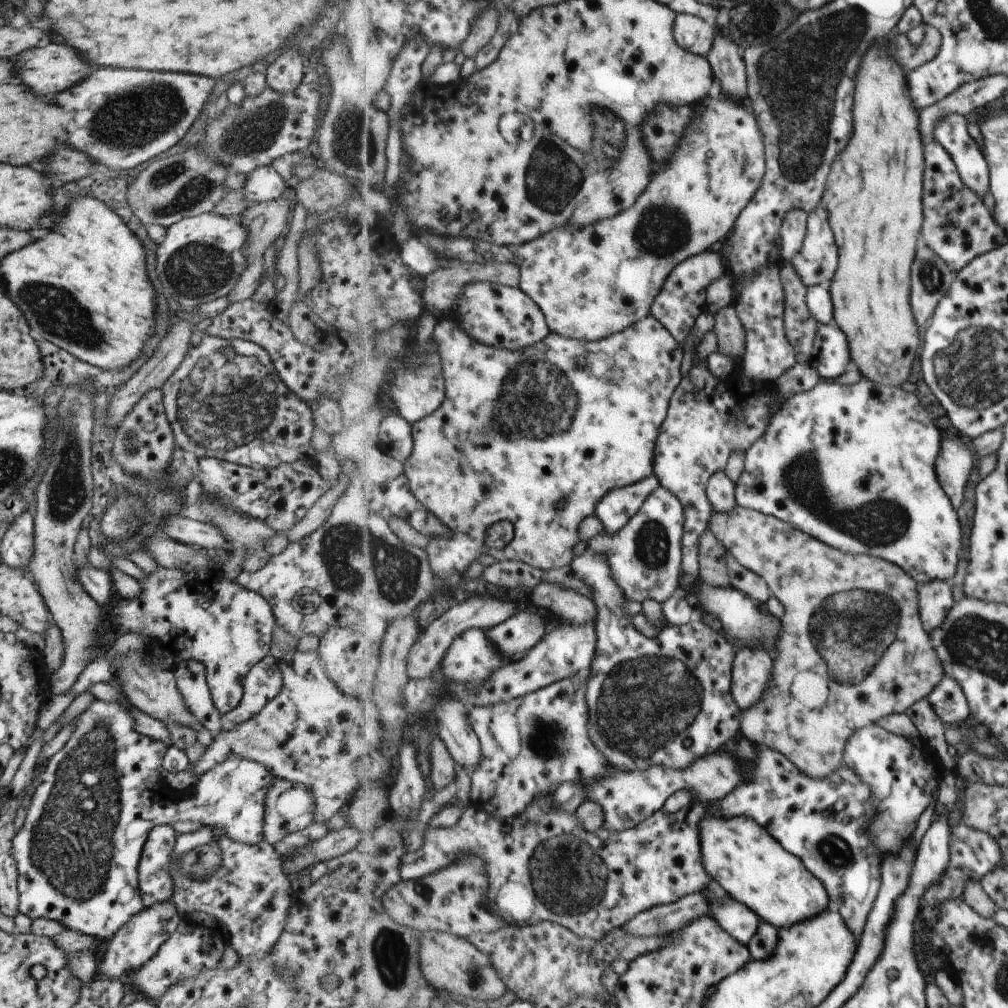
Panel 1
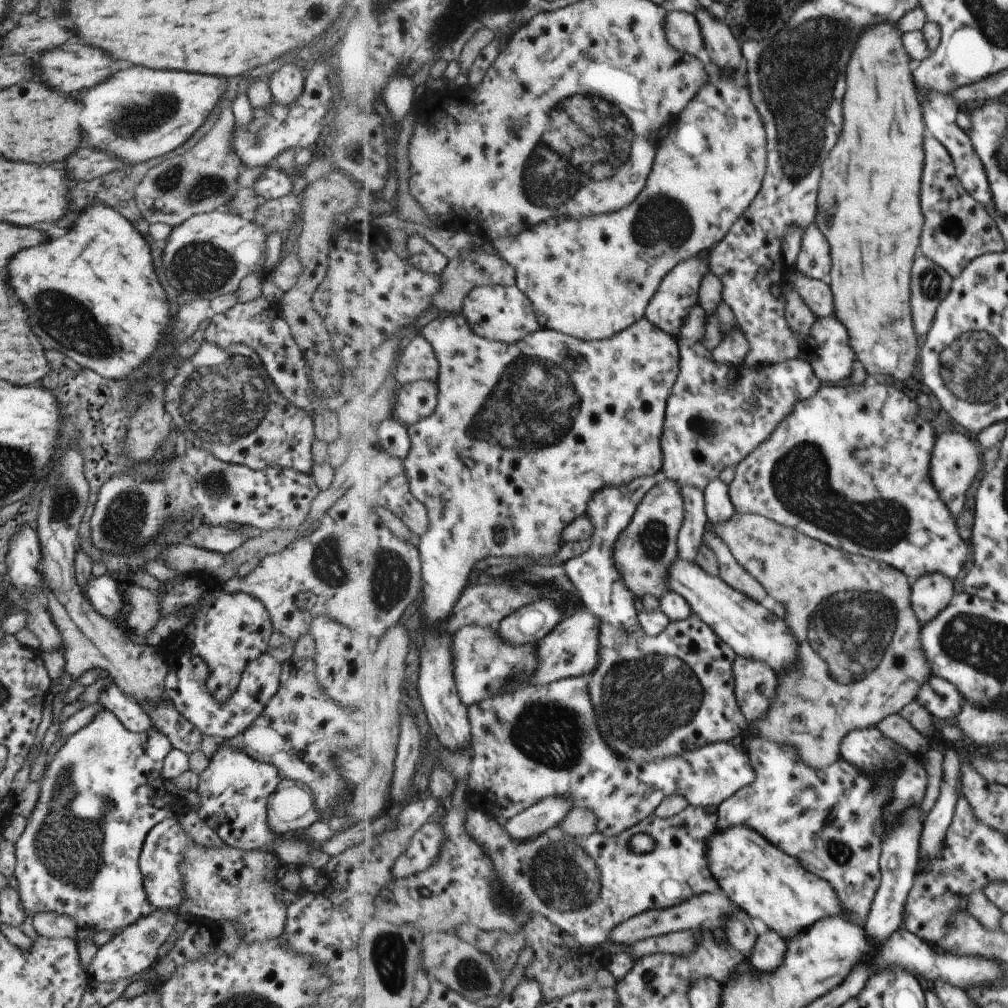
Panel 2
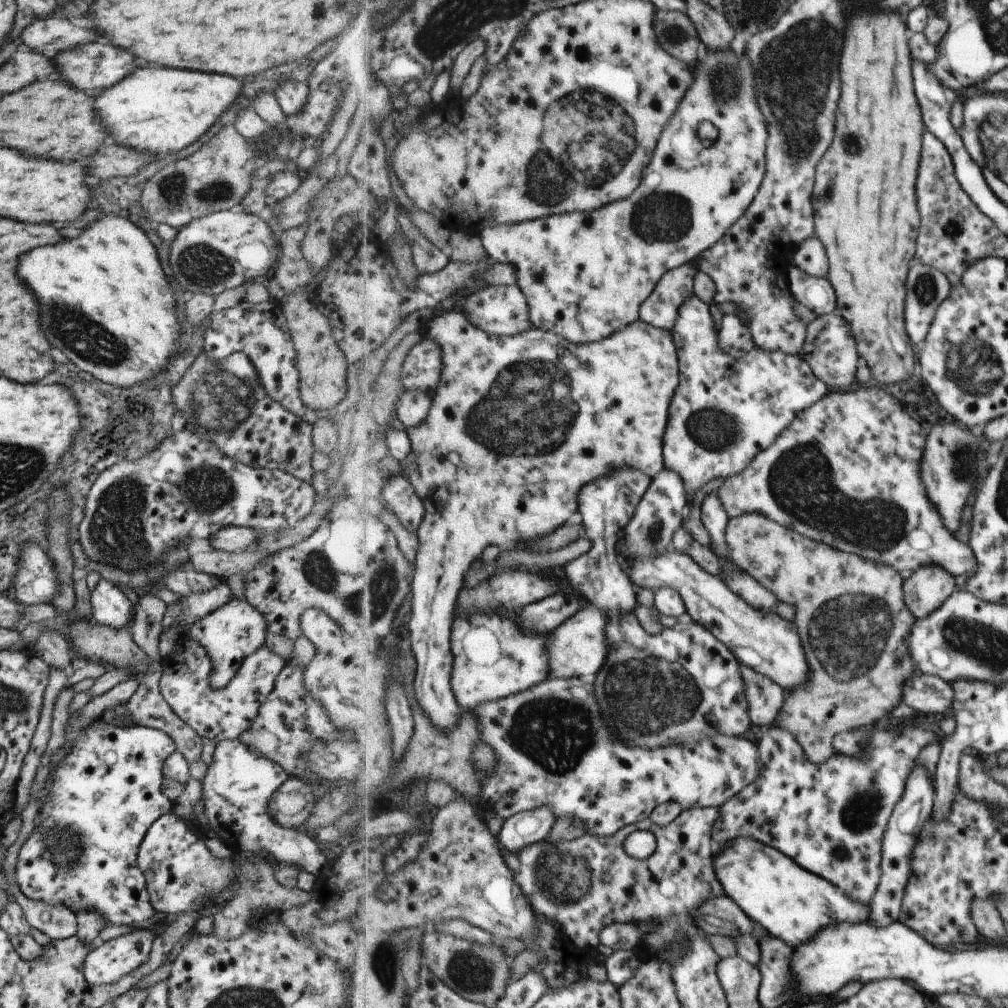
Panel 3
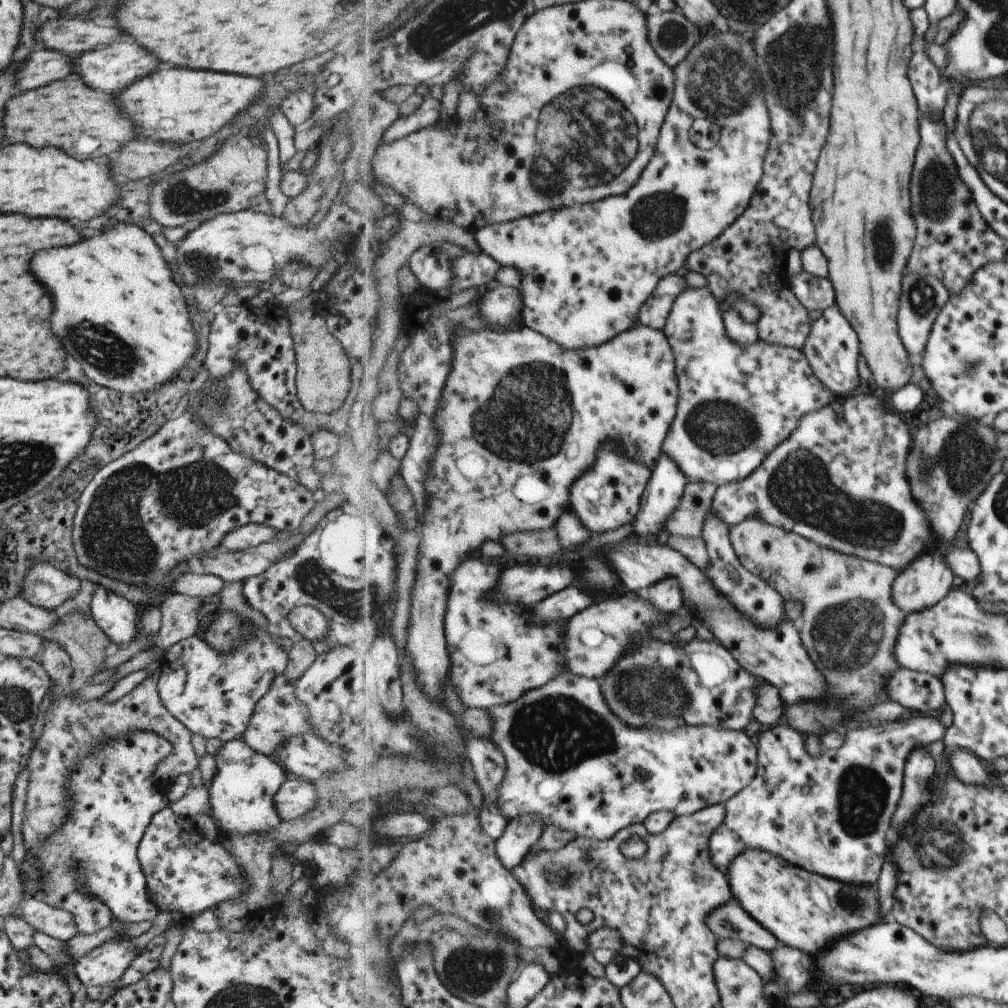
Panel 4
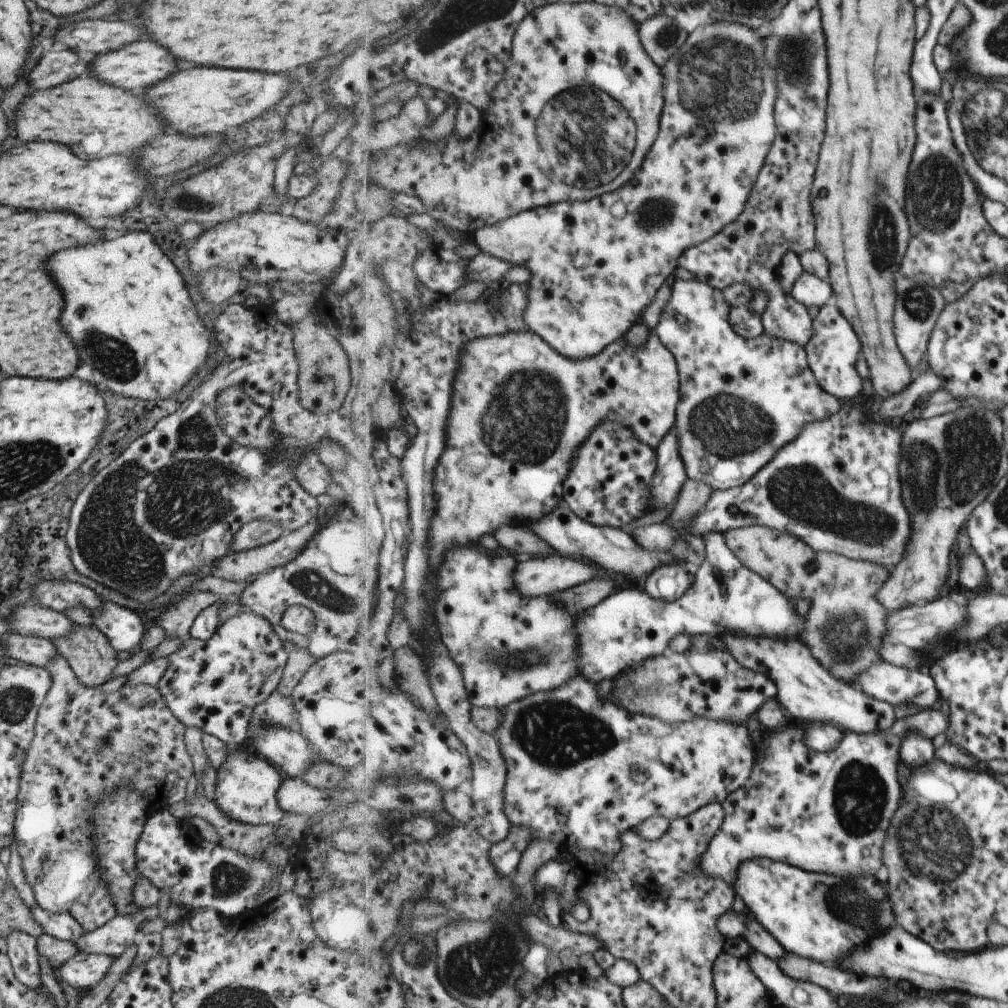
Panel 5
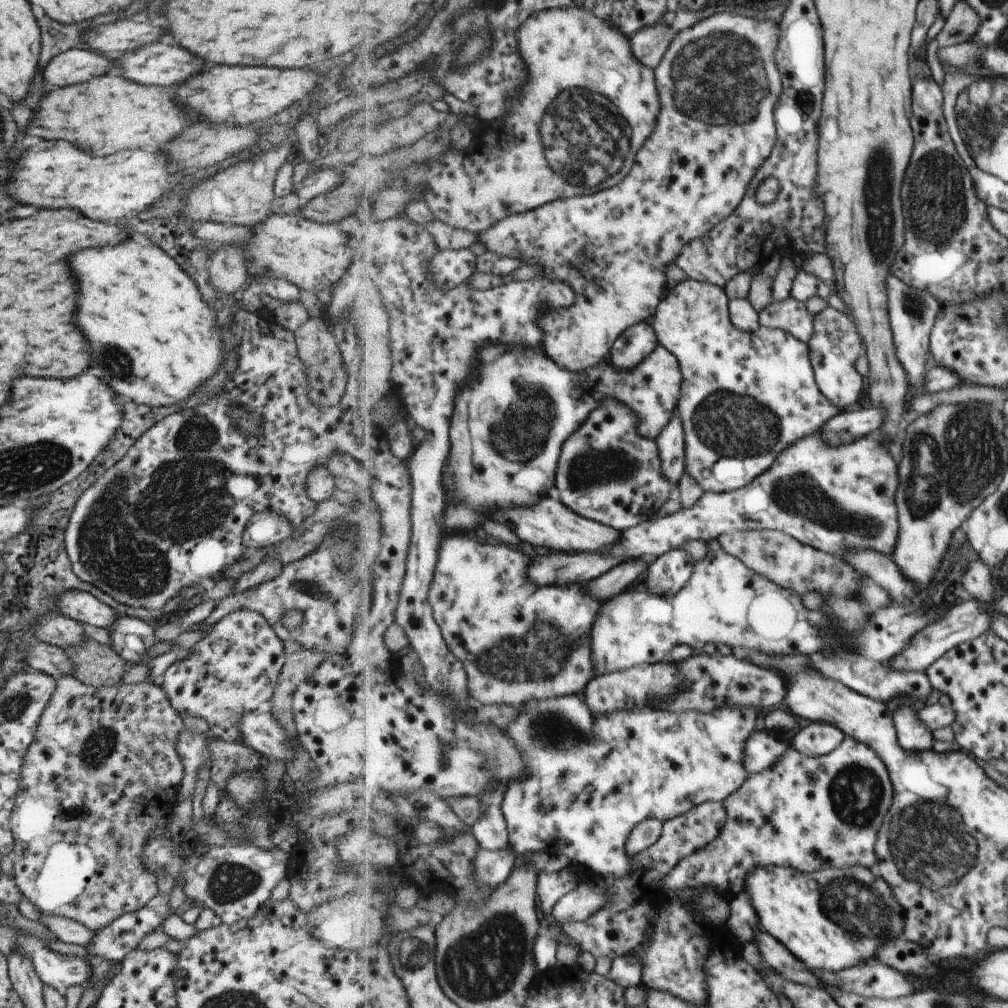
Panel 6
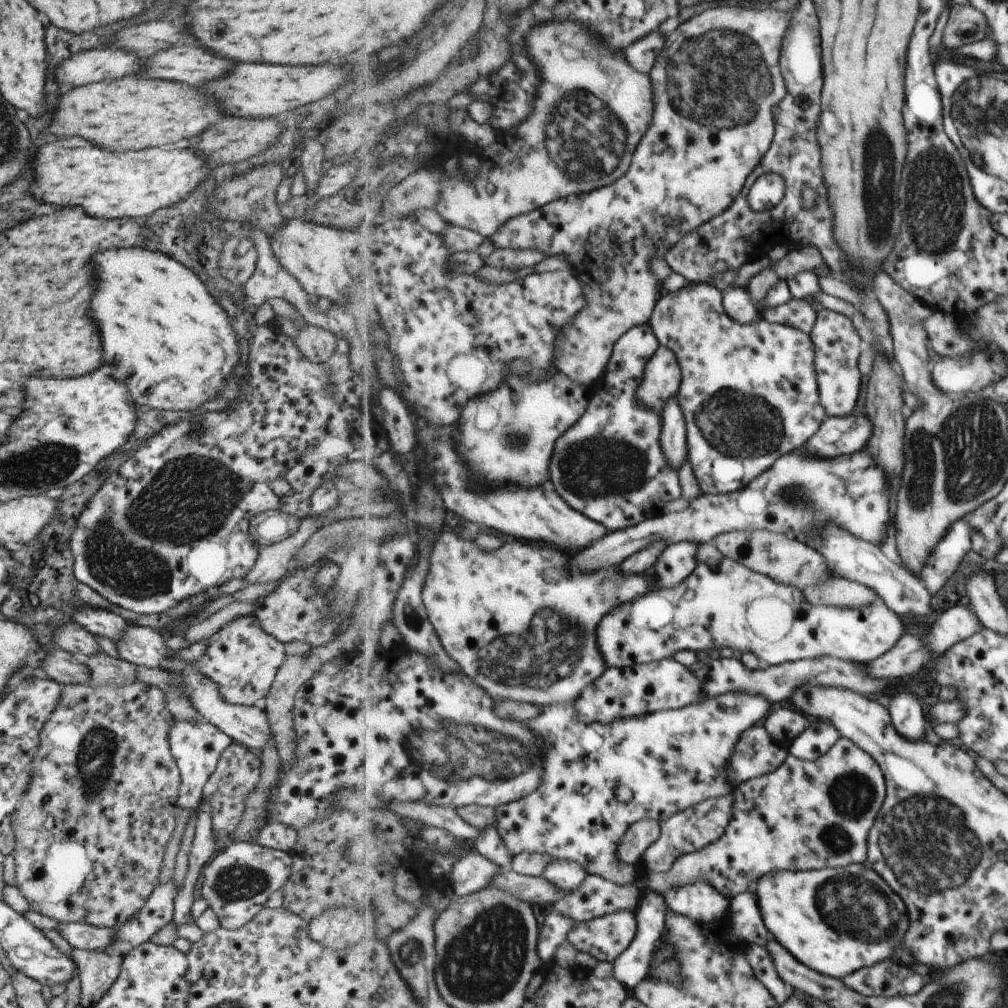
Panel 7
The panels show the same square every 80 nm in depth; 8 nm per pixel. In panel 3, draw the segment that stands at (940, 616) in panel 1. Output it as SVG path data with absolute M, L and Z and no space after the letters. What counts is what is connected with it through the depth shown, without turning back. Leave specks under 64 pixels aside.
M927 565L904 583L906 603L917 619L927 619L956 591L955 577L943 567Z

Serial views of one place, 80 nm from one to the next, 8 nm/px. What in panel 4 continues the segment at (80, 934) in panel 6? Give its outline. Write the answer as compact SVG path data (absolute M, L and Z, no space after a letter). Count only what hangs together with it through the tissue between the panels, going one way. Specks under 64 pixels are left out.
M24 894L19 899L18 910L20 916L33 930L56 938L61 942L77 933L69 912L47 904L41 898Z

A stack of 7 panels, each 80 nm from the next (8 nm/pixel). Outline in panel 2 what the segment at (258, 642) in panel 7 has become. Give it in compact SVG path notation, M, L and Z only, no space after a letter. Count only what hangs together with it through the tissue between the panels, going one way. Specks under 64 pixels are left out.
M261 653L250 660L241 673L239 684L228 701L218 703L205 687L207 666L198 656L183 654L177 664L169 666L164 680L164 696L171 706L190 722L201 735L212 736L226 742L244 731L261 714L265 703L277 692L280 680L280 663L269 654Z

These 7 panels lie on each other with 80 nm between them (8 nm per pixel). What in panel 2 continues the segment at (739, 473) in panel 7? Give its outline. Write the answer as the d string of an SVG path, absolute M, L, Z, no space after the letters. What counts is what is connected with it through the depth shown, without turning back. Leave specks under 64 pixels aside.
M700 304L697 305L686 319L682 332L677 336L681 353L680 378L668 400L667 419L662 439L664 452L662 476L680 485L686 508L684 527L678 540L679 558L690 563L696 563L700 546L703 544L703 536L710 525L705 502L708 483L716 479L727 466L735 464L737 468L738 464L743 459L747 459L761 443L771 438L776 428L795 411L797 403L813 398L821 388L820 377L816 375L813 365L803 357L777 365L766 365L759 369L749 367L745 363L739 365L738 371L735 370L737 367L735 365L719 365L713 360L712 350L707 350L703 344L706 317L706 310Z

